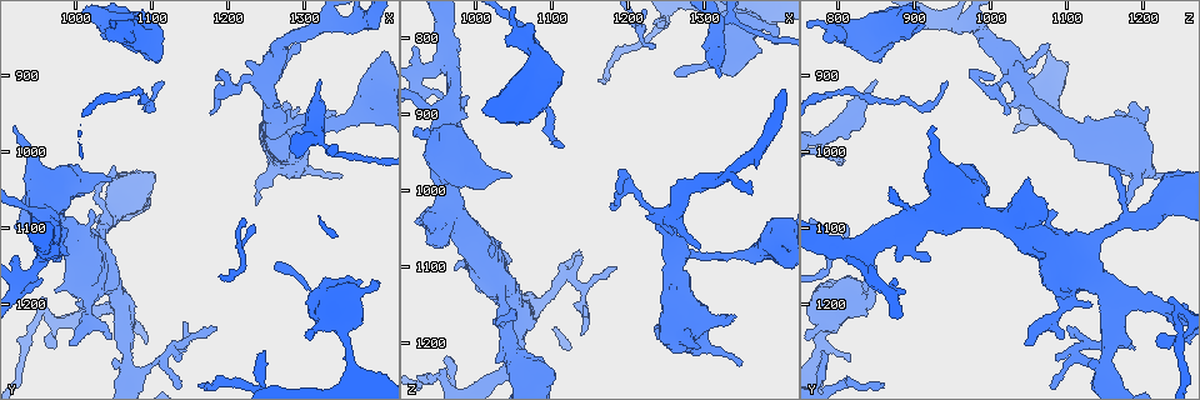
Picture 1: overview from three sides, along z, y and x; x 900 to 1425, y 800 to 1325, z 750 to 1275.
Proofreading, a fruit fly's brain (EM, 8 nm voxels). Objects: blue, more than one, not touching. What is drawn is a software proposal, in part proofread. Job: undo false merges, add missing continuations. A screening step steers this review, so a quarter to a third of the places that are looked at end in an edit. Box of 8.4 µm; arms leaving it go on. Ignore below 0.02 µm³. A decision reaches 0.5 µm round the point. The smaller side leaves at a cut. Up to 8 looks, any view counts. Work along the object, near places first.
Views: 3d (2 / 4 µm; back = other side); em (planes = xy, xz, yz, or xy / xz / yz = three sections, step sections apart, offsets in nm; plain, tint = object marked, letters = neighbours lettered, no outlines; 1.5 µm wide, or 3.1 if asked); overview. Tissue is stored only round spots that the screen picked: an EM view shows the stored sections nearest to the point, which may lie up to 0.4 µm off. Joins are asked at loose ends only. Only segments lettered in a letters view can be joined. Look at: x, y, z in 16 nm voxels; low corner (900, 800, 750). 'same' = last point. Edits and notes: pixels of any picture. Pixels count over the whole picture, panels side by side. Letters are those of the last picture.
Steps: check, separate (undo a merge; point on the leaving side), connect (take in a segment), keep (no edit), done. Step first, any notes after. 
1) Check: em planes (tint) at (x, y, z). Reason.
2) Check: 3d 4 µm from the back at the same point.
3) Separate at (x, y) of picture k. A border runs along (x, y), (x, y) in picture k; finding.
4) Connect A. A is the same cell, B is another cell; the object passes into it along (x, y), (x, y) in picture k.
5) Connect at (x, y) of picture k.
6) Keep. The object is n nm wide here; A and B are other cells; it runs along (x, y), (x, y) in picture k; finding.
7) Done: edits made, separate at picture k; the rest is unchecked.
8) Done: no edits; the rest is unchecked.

Check: em planes (tint) at (1320, 905, 850). Branch stops here.

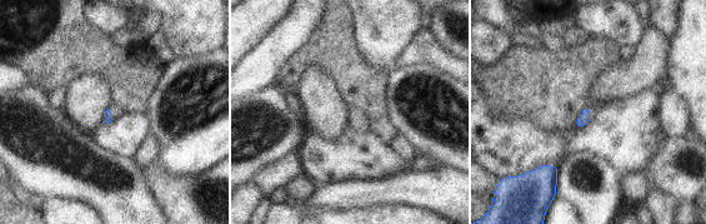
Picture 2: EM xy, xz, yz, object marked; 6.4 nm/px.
Check: em planes (letters) at the same point.

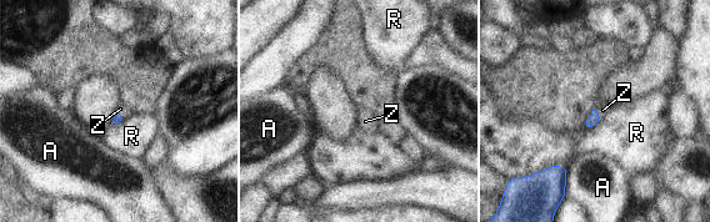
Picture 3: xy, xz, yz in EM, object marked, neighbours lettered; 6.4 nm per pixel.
Connect Z. Z is the same cell, A and R are other cells; the object passes into it along (593, 119), (598, 115), (603, 110) in picture 3; the cell continues.

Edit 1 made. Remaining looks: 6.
Check: 3d 4 µm at (1170, 950, 1020). Tapers out.

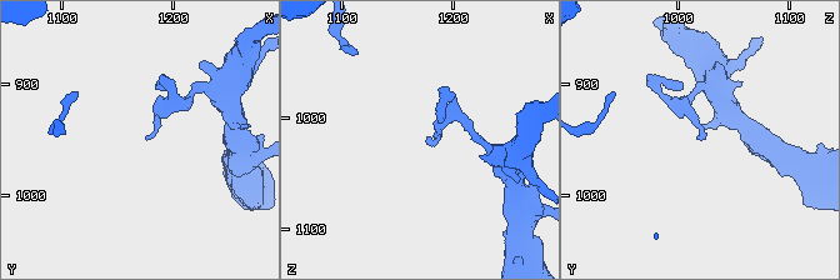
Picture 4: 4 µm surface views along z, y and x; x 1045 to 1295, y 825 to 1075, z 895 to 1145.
Check: em xz step 8 (letters) at (1174, 948, 1022). Shape alone is not enough.

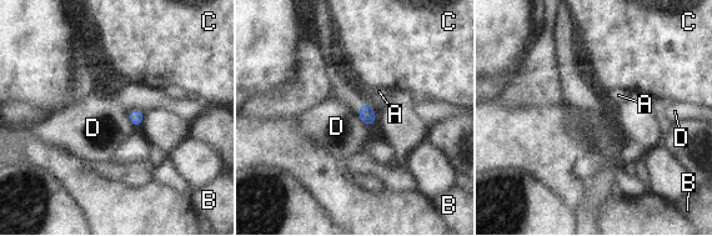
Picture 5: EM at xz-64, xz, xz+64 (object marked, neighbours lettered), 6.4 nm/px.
Check: em planes (letters) at the same point.

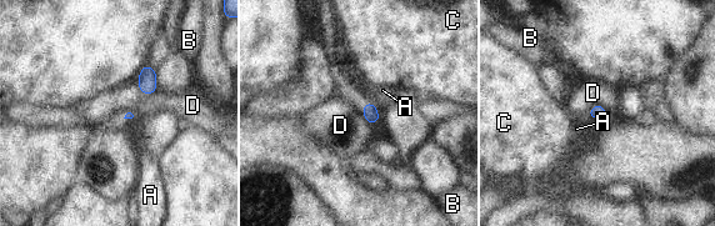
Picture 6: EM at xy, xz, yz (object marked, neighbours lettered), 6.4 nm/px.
Keep. A, B, C and D are other cells; a border runs along (366, 101), (363, 115), (371, 124) in picture 6; no lettered segment goes on from it.

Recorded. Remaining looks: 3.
Check: em planes (letters) at (1045, 1040, 985). Stops while still wide.

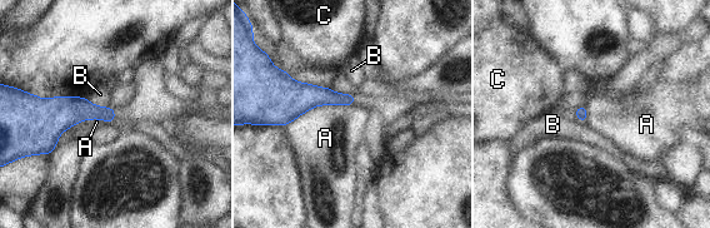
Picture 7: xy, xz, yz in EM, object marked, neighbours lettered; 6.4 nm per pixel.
Keep. A, B and C are other cells; a border runs along (354, 104), (318, 104), (286, 125) in picture 7; none of them fits.

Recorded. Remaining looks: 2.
Done: edits made, connect at picture 3; the rest is unchecked.

